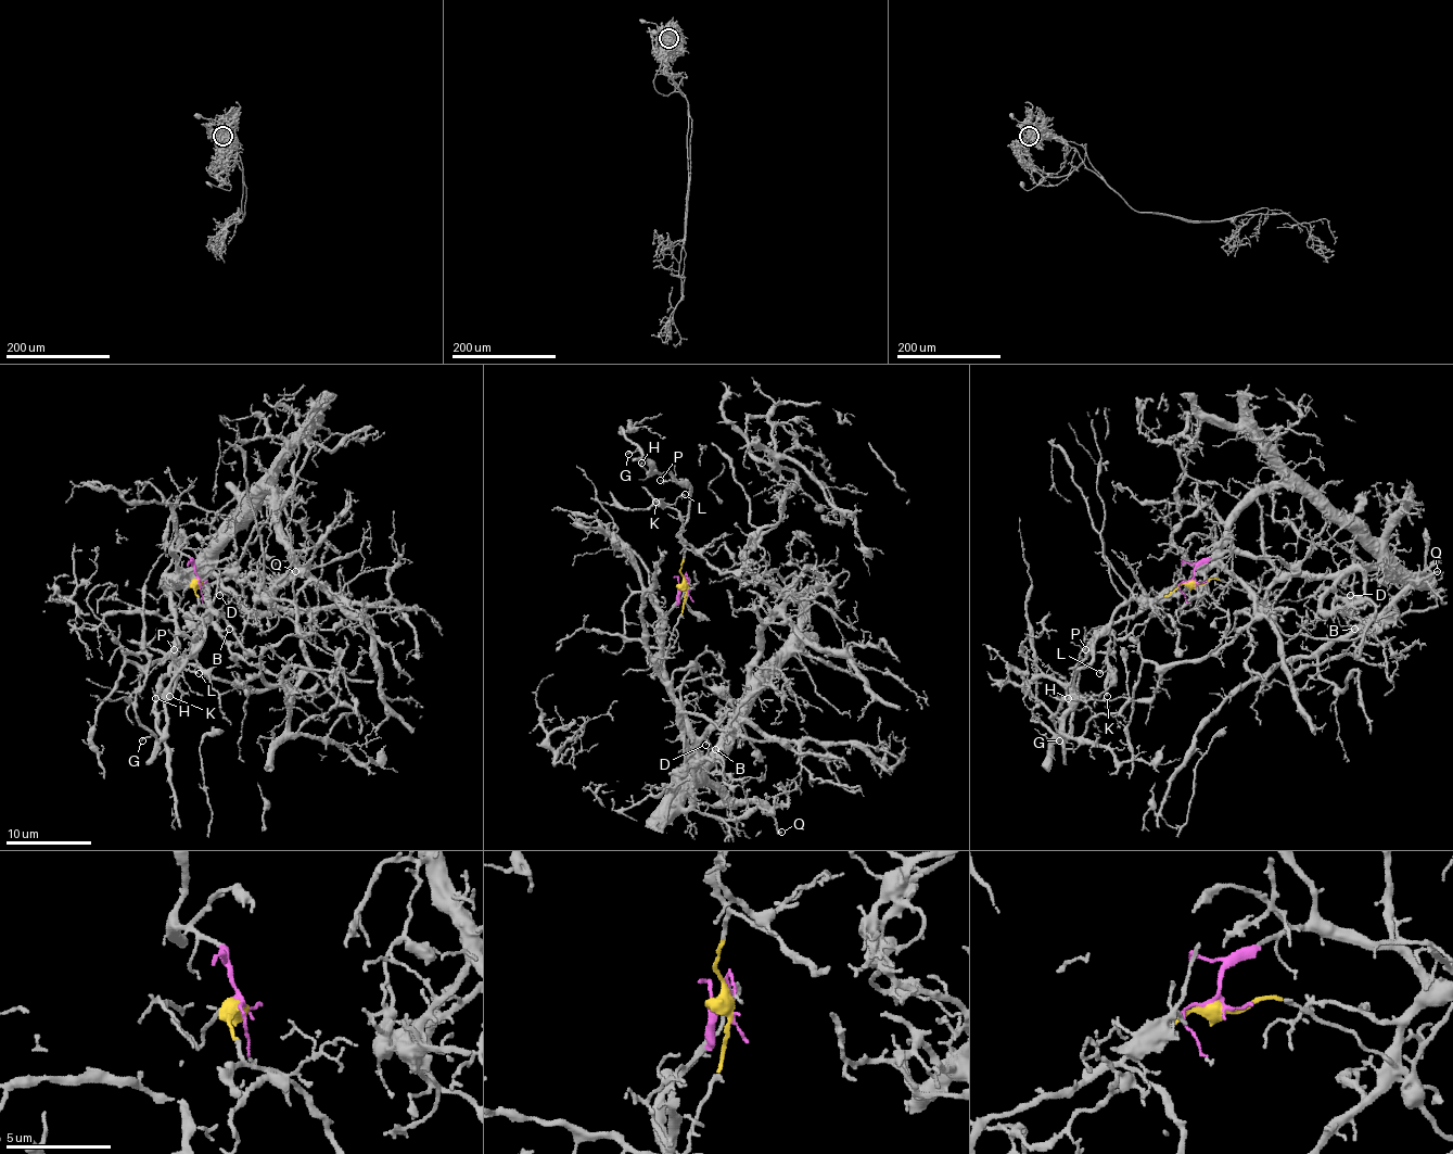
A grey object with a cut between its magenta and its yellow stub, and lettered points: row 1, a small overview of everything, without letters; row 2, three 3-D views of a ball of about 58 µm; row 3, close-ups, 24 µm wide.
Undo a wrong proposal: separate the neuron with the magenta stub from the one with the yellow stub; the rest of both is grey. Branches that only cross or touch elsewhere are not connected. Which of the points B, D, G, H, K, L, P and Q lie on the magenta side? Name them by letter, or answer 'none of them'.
B, D, Q

